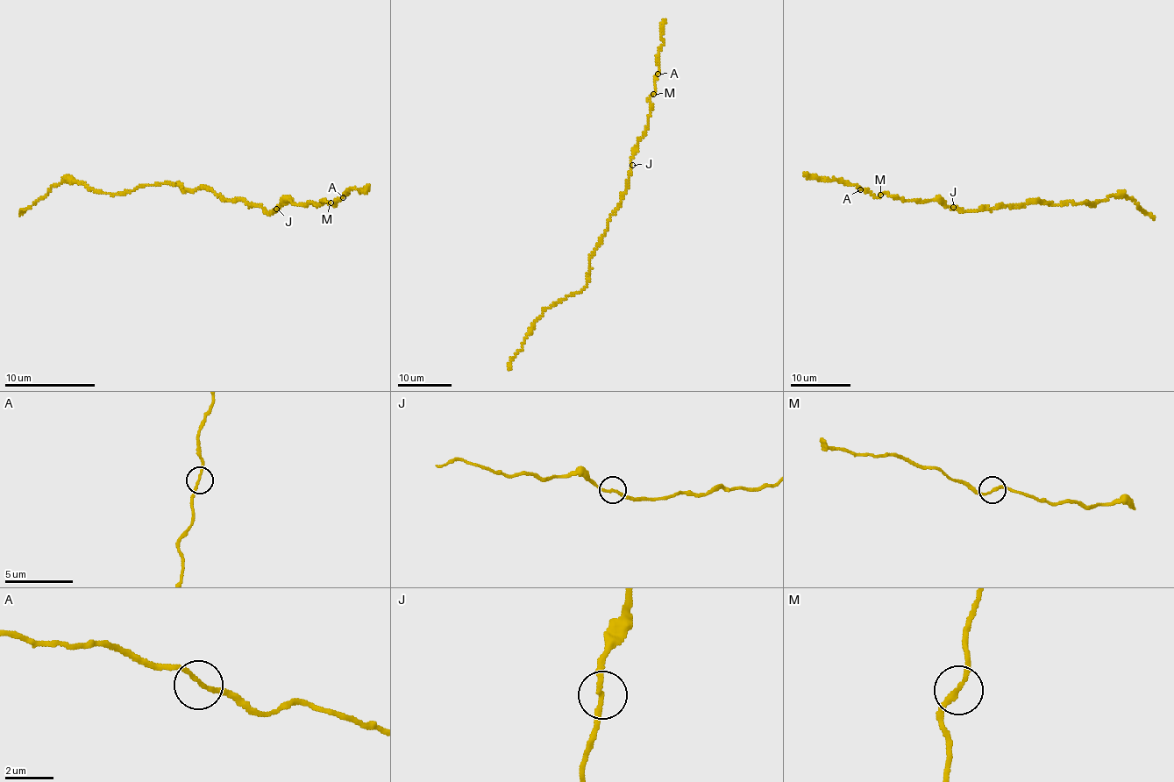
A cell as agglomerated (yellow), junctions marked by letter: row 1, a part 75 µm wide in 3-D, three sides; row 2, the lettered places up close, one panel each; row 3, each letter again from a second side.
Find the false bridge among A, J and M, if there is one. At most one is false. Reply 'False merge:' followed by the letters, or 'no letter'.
False merge: no letter

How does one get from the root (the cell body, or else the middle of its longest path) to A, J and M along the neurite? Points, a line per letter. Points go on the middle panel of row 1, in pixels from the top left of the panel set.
A: (615, 211), (628, 187), (631, 159), (649, 120), (649, 96), (655, 91), (658, 74)
J: (615, 211), (628, 187), (631, 165)
M: (615, 211), (628, 187), (631, 159), (647, 124), (651, 110), (649, 98), (653, 94)

